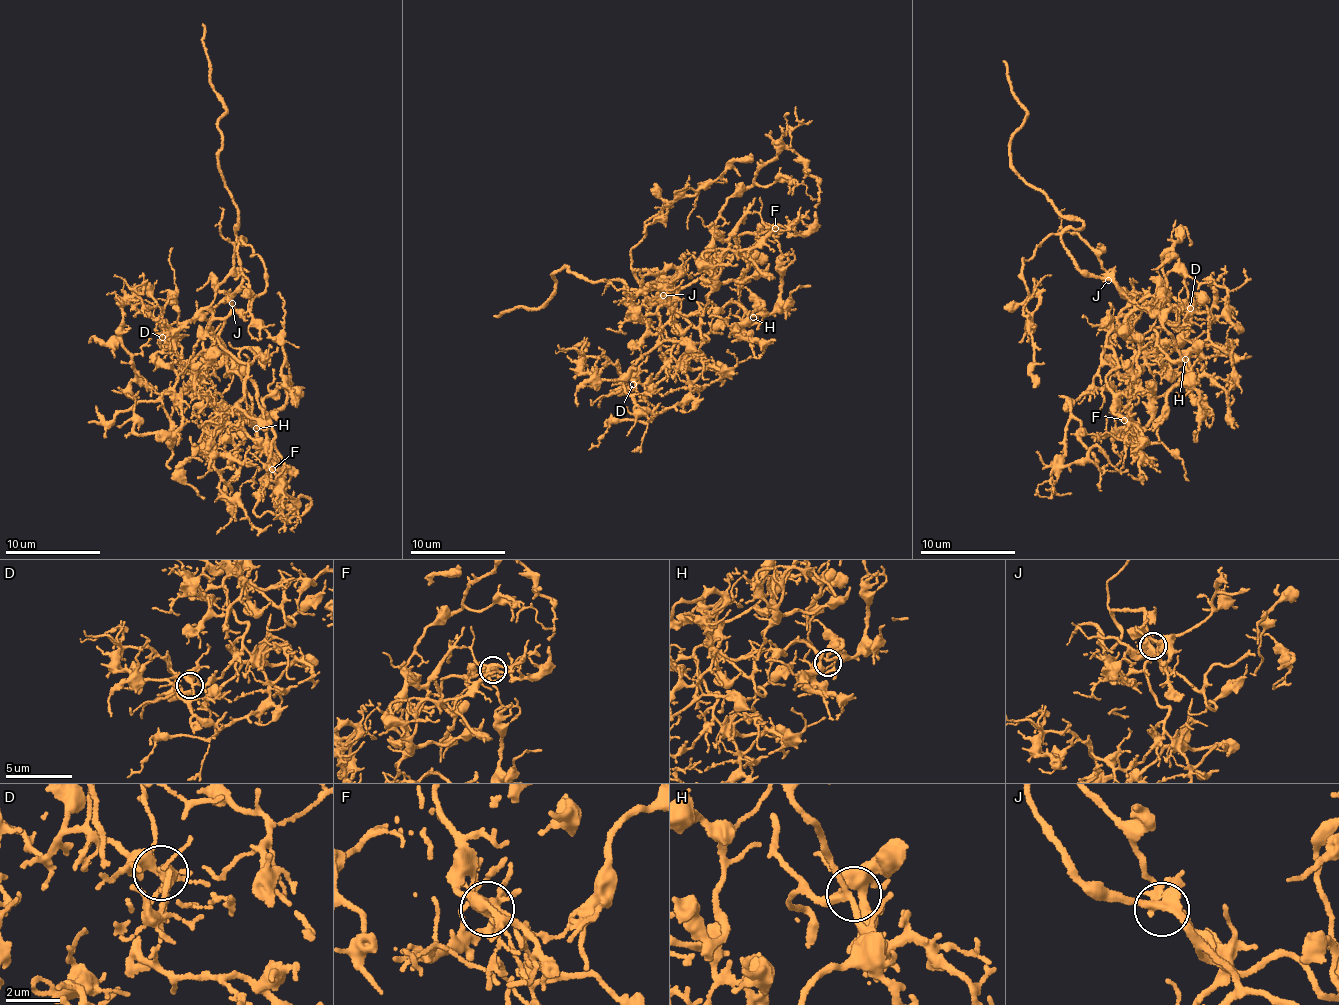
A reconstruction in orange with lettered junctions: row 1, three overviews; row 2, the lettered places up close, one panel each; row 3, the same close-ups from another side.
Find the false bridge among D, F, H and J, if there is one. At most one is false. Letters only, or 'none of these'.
none of these

